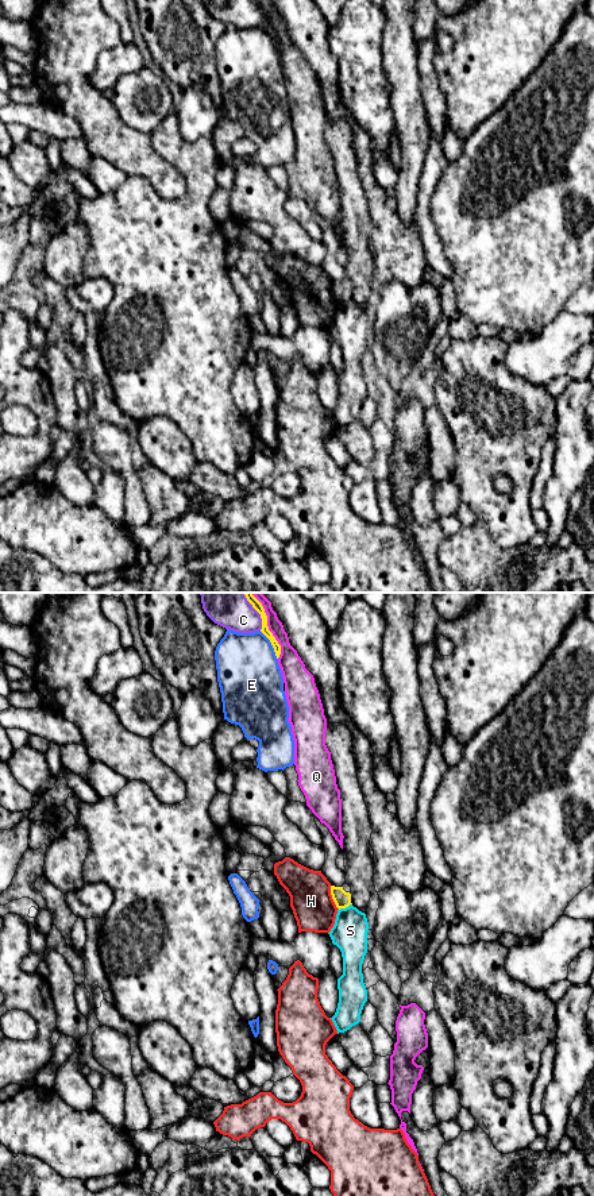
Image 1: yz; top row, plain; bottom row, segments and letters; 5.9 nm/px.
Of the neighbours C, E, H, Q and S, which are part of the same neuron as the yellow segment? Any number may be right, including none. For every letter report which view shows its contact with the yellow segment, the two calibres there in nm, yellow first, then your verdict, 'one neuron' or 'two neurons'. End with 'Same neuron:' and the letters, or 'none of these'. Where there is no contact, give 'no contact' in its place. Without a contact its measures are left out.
C: meets yellow in yz; 60 nm thick on the yellow side, 260 nm on the other; two neurons
E: meets yellow in yz; 60 nm thick on the yellow side, 380 nm on the other; two neurons
H: meets yellow in yz; 100 nm thick on the yellow side, 260 nm on the other; two neurons
Q: meets yellow in yz; 60 nm thick on the yellow side, 130 nm on the other; two neurons
S: meets yellow in yz; 100 nm thick on the yellow side, 200 nm on the other; two neurons
Same neuron: none of these

